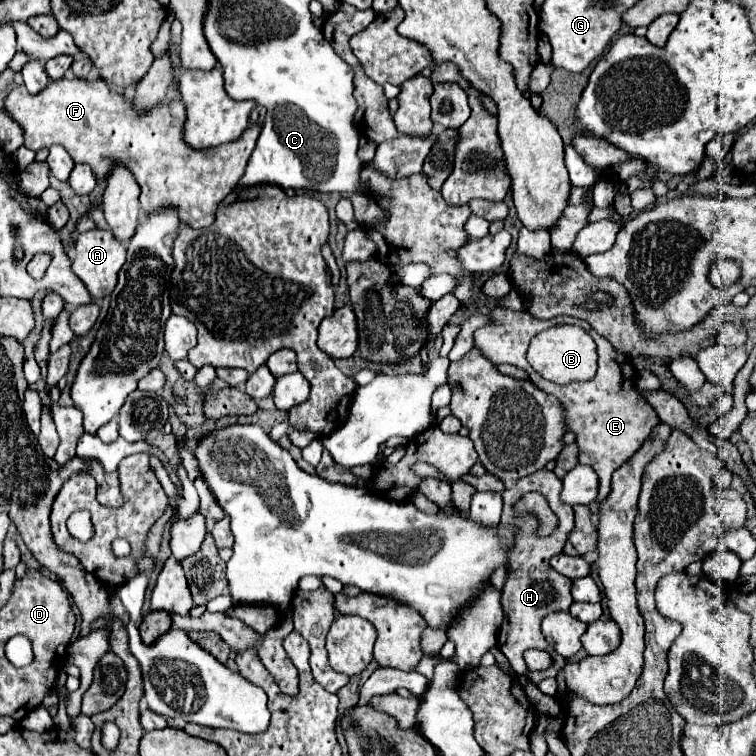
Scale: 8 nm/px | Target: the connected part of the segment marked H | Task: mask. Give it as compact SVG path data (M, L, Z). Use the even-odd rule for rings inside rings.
M540 469L538 473L532 473L532 475L526 475L522 477L520 481L516 481L516 485L508 487L502 491L502 501L504 501L504 509L506 513L512 513L512 505L528 491L538 491L542 493L552 511L556 513L558 517L558 529L550 535L550 537L536 537L536 519L534 517L524 517L522 523L518 525L510 525L516 529L514 533L514 545L508 549L508 559L506 559L506 583L502 587L502 605L504 605L504 623L500 627L500 633L498 633L498 645L500 645L500 651L508 657L512 669L518 673L518 675L524 675L528 677L530 683L538 685L540 681L548 679L548 677L556 677L562 667L568 663L568 659L564 659L562 655L550 651L550 645L546 643L542 631L540 631L540 623L542 619L548 615L548 613L554 613L554 611L568 611L568 607L572 605L572 595L570 595L570 589L572 589L572 579L568 577L562 577L556 569L550 567L550 557L562 553L562 547L568 539L568 533L572 531L574 527L574 511L570 505L562 503L560 501L560 489L562 489L562 481L548 469ZM526 649L544 649L552 655L554 659L554 665L546 671L530 671L524 663L524 657L522 653Z

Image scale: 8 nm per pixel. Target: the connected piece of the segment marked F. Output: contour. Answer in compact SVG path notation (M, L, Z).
M78 77L50 81L48 87L36 95L30 95L24 85L14 85L4 99L4 109L22 127L24 145L28 149L38 151L42 147L62 145L76 163L90 165L96 177L102 179L108 175L112 163L122 163L134 173L142 187L144 211L174 205L180 221L190 227L208 227L214 223L214 211L244 175L262 127L252 125L238 141L214 149L190 149L186 141L182 141L186 109L180 99L168 105L156 105L150 113L138 115L122 93L110 93L106 81L86 81Z

